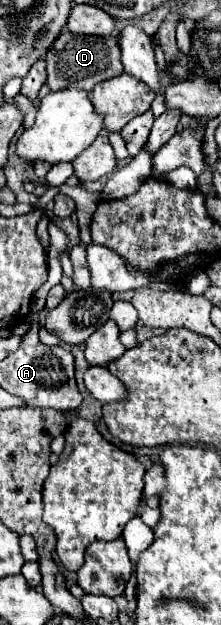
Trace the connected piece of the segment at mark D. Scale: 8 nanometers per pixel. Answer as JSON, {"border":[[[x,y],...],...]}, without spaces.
{"border":[[[62,31],[62,35],[56,39],[52,49],[46,55],[46,67],[48,67],[48,85],[52,91],[66,89],[66,87],[78,87],[84,91],[92,91],[96,83],[116,77],[124,71],[120,63],[120,49],[114,37],[96,37],[96,35],[74,35],[70,31]]]}

